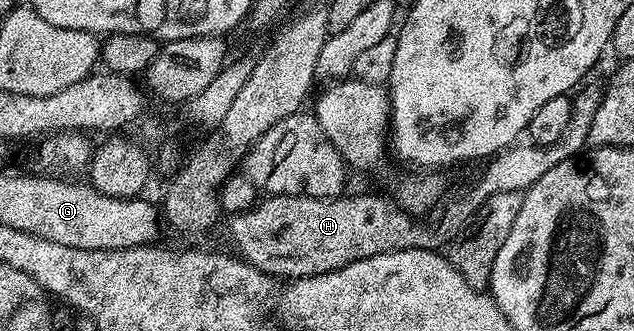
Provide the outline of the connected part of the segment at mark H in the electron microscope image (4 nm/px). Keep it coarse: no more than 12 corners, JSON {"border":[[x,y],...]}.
{"border":[[602,84],[563,137],[506,147],[418,217],[381,195],[270,195],[228,216],[236,254],[281,281],[437,251],[495,193],[586,150]]}

